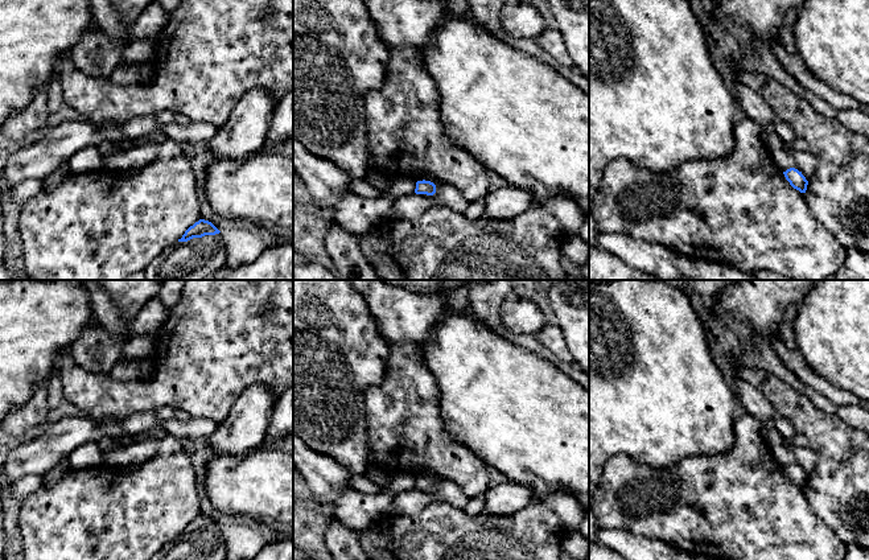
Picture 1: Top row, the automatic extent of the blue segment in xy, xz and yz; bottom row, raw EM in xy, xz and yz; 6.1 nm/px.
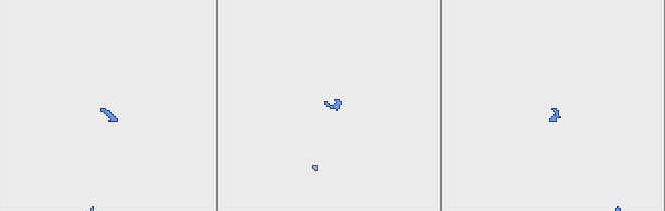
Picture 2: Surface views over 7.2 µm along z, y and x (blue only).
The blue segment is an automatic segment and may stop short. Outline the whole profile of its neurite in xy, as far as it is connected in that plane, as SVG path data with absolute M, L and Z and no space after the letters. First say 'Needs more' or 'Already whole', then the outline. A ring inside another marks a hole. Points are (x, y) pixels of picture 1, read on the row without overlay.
Needs more. M199 515L151 560L226 560L222 528L211 518Z

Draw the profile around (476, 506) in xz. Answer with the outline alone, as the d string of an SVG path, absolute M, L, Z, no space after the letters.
M485 494L471 498L469 501L469 503L464 507L464 510L469 515L483 514L483 510L485 510Z

